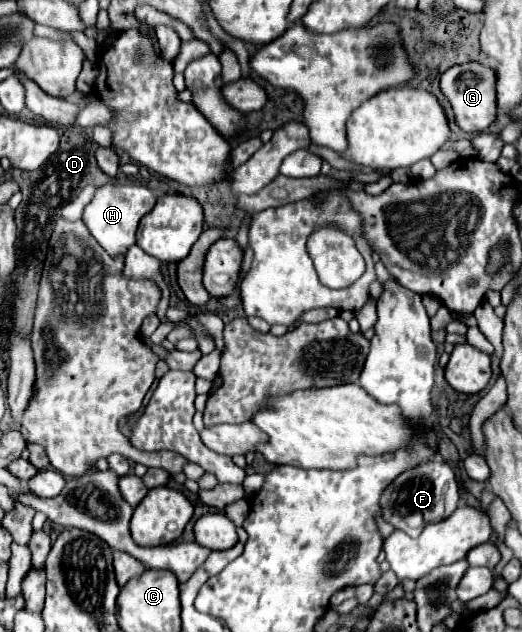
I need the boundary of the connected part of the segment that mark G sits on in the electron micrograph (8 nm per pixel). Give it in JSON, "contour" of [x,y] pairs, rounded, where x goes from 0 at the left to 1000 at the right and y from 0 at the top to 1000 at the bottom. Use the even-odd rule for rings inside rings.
{"contour":[[[895,98],[868,104],[845,117],[845,146],[860,158],[872,177],[872,196],[895,212],[918,212],[933,206],[952,184],[952,155],[948,155],[948,114],[918,98]]]}

